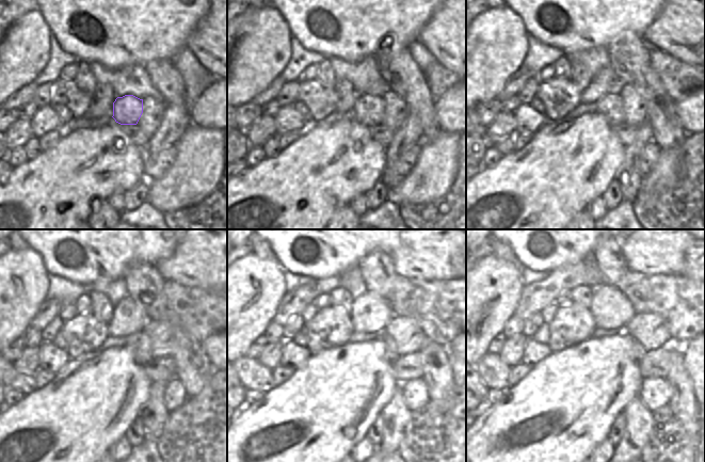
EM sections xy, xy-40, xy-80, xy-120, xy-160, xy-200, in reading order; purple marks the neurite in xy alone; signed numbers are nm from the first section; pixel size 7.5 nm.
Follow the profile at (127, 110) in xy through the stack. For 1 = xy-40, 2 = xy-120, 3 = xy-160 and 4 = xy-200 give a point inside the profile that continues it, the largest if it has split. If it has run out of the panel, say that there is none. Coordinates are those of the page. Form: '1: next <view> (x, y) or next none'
1: next xy-40 (369, 109)
2: next xy-120 (139, 344)
3: next xy-160 (390, 354)
4: next xy-200 (639, 351)

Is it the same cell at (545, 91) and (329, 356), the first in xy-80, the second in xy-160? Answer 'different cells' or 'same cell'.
different cells

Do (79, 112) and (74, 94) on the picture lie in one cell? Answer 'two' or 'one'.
one

